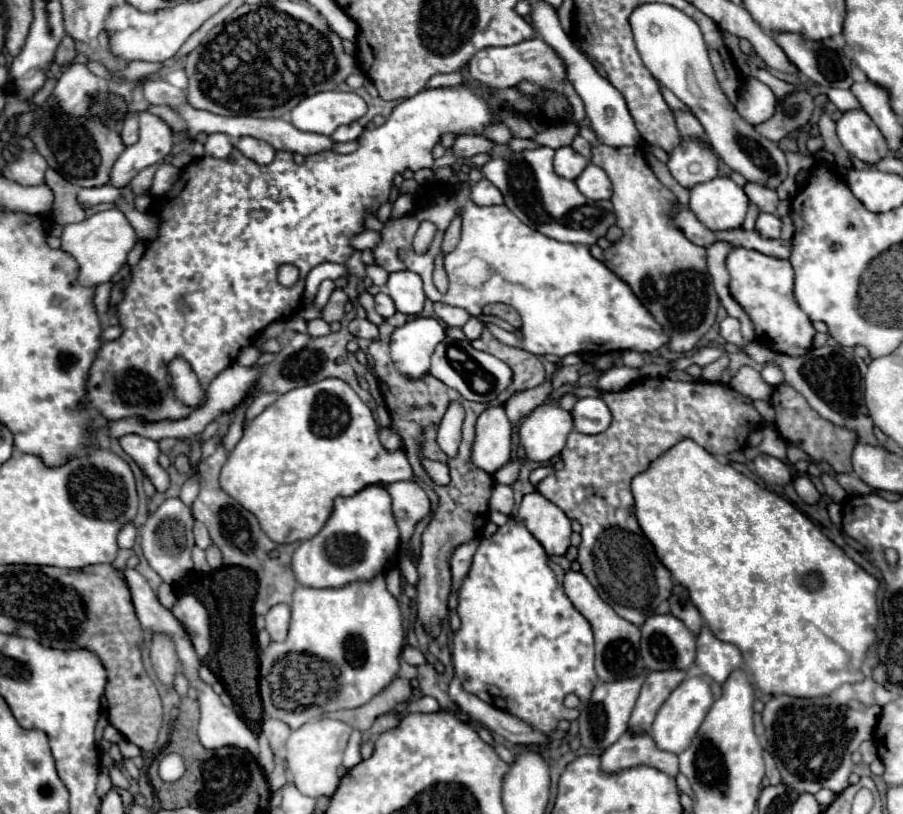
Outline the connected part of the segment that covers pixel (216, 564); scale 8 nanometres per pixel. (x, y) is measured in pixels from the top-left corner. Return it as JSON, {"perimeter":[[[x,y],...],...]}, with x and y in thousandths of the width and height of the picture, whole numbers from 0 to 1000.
{"perimeter":[[[235,668],[235,671],[228,673],[228,688],[230,688],[233,698],[244,698],[246,695],[246,681],[244,681],[241,671]]]}

